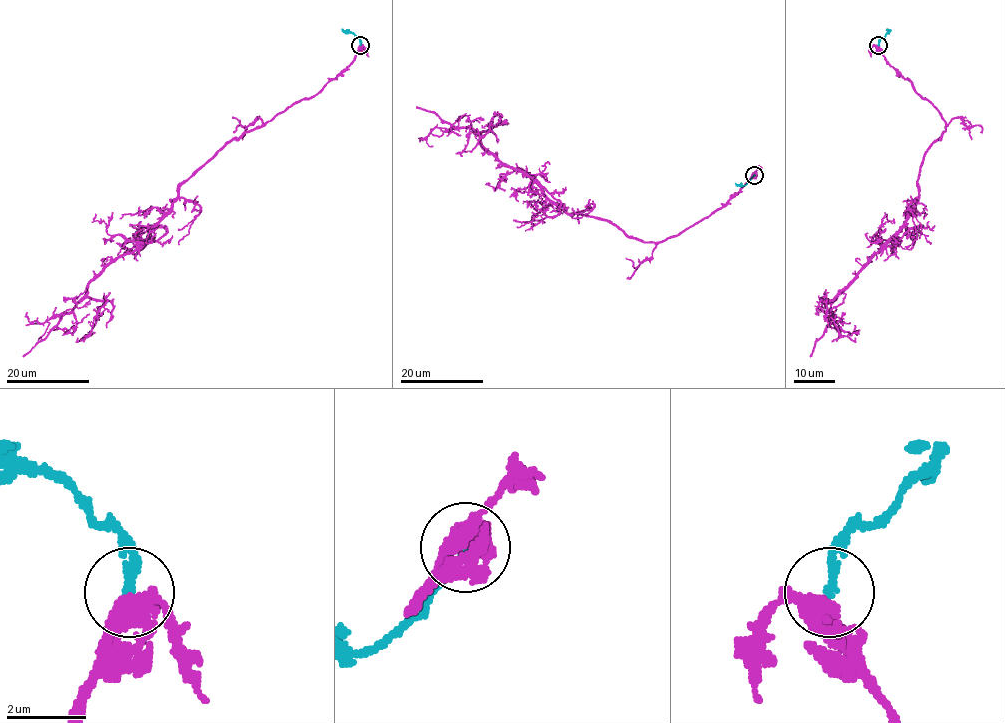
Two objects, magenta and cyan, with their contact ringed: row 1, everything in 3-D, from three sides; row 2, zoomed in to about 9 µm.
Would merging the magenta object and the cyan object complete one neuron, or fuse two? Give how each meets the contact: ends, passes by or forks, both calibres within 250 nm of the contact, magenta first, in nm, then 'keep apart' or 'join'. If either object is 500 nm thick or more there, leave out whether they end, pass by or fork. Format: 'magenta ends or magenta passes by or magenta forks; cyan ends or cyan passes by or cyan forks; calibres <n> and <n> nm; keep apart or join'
magenta forks; cyan ends; calibres 360 and 220 nm; join

